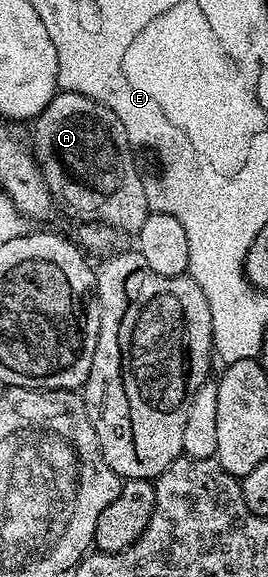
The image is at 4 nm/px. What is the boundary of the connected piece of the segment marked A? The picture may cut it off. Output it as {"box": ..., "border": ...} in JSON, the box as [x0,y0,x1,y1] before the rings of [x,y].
{"box":[31,90,151,233],"border":[[[58,90],[32,124],[31,138],[37,168],[60,210],[62,207],[71,218],[81,223],[105,223],[119,233],[141,232],[143,221],[147,221],[151,213],[147,183],[141,180],[141,171],[133,160],[135,148],[129,142],[127,129],[123,129],[119,117],[115,117],[111,109],[86,95]]]}

